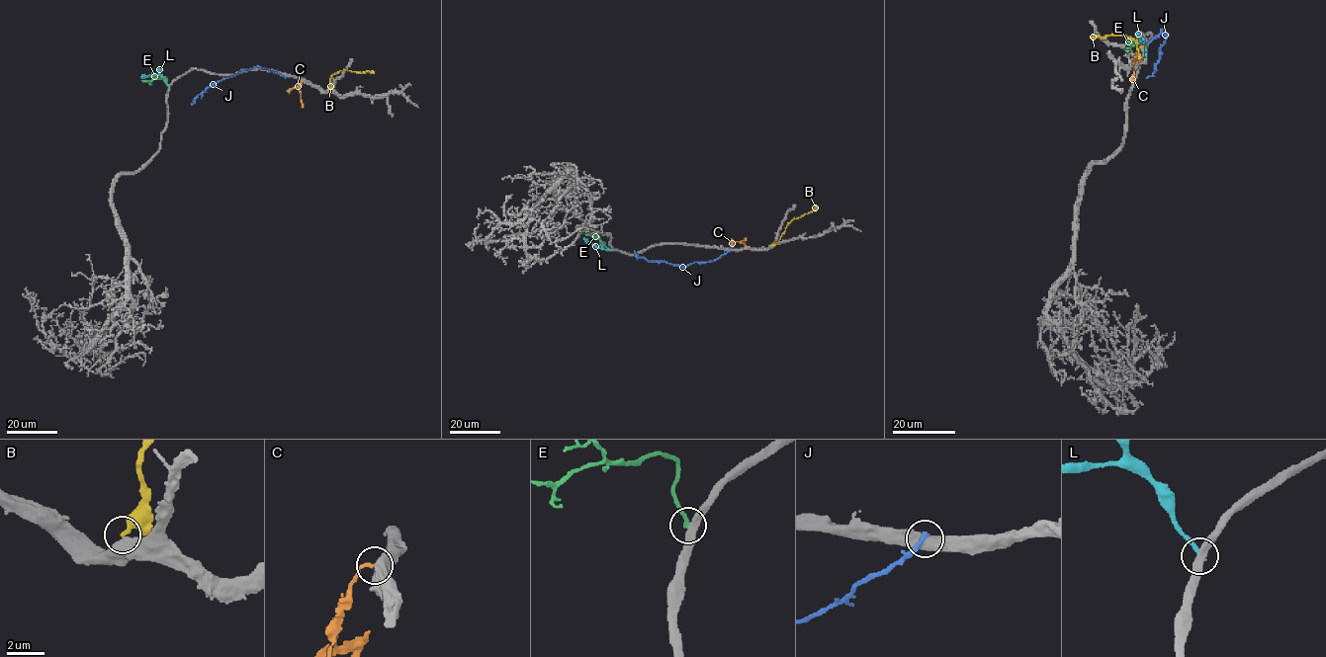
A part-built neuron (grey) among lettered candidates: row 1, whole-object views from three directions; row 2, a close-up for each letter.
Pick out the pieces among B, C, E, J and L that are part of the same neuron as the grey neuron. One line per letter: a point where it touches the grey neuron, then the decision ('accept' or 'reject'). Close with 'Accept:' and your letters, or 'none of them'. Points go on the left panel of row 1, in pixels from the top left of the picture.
B: (327, 89) | reject
C: (303, 79) | accept
E: (168, 87) | reject
J: (287, 76) | reject
L: (169, 87) | reject
Accept: C

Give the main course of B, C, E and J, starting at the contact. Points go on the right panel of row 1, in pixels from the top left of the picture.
B: (1139, 58), (1136, 41), (1123, 35), (1092, 38)
C: (1142, 45), (1135, 55), (1131, 81)
E: (1145, 55), (1144, 44), (1125, 47)
J: (1145, 42), (1161, 32), (1166, 35), (1160, 47), (1160, 59), (1154, 72), (1146, 78)

